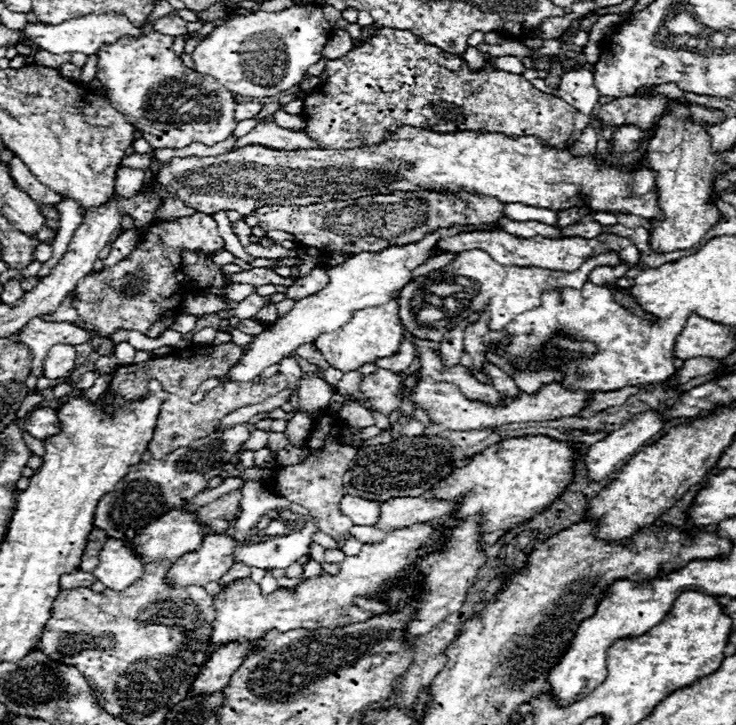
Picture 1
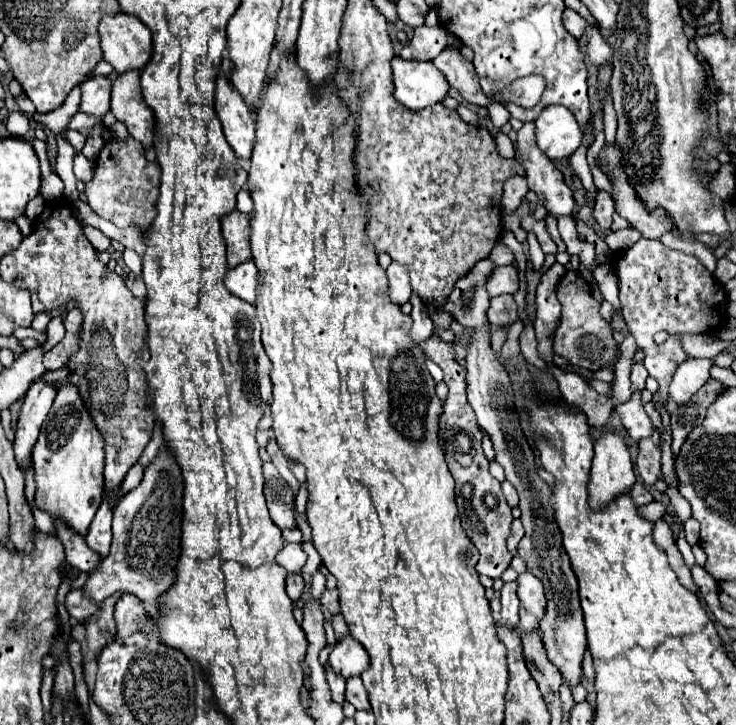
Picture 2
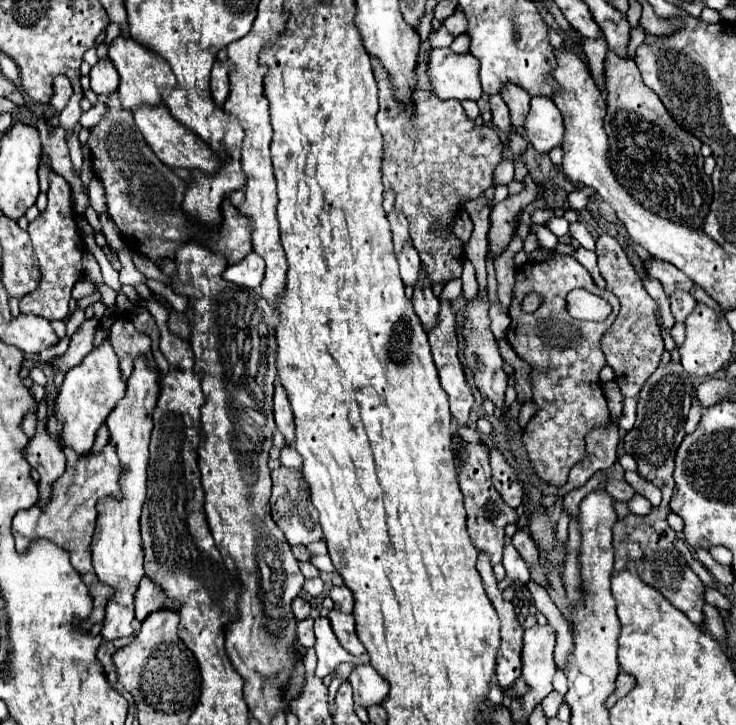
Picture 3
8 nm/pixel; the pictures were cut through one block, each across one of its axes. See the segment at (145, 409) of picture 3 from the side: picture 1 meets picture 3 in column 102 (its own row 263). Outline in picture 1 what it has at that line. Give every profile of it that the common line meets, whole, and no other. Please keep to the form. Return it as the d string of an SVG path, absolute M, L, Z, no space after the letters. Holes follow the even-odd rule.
M504 230L462 232L462 234L456 234L456 236L442 238L436 244L436 250L444 252L444 254L460 254L460 252L468 252L468 250L484 250L498 264L504 264L504 266L532 266L532 268L544 268L544 270L556 270L556 272L574 272L588 258L598 256L598 254L606 254L606 252L616 252L620 256L622 264L628 264L632 268L640 262L638 248L630 240L614 236L614 234L600 234L600 238L584 240L584 238L544 238L544 236L518 238L518 236L508 234Z

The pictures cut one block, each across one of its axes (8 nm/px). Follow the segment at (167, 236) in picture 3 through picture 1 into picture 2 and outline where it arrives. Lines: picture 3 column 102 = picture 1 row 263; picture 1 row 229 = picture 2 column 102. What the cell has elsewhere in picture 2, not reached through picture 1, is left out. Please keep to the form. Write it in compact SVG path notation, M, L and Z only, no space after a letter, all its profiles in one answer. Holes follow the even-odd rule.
M114 138L98 154L94 178L86 182L84 194L88 198L90 208L98 216L114 222L118 228L136 224L146 230L150 226L150 220L154 220L154 196L158 196L158 180L160 168L156 162L146 160L144 146L140 142L136 142L134 138Z

